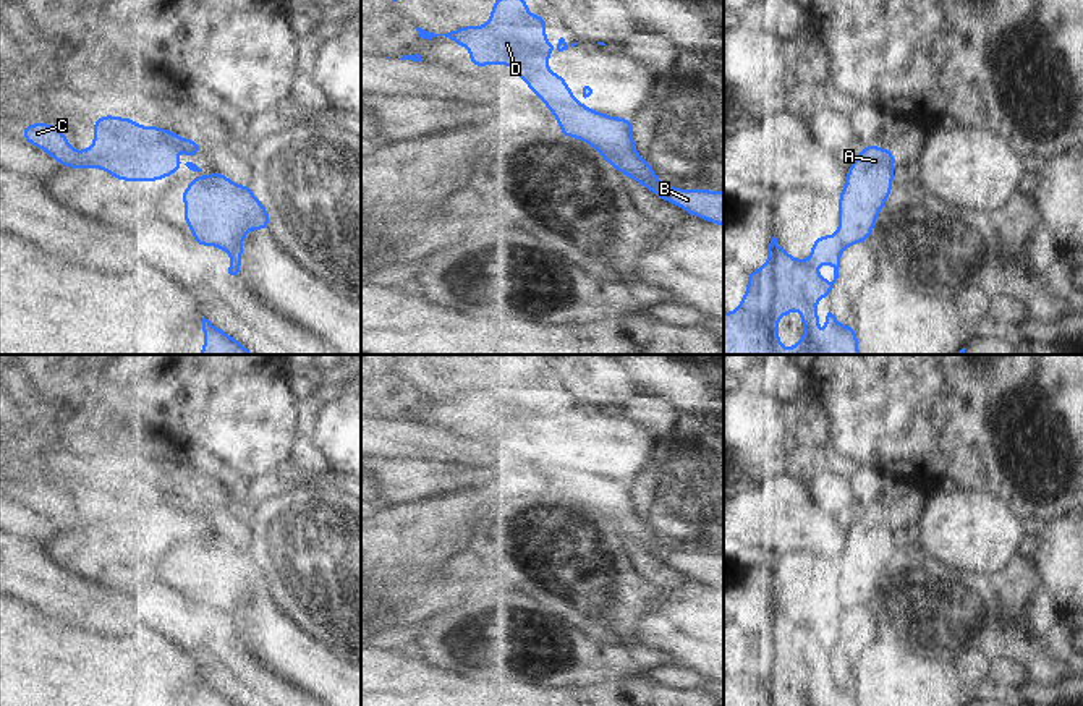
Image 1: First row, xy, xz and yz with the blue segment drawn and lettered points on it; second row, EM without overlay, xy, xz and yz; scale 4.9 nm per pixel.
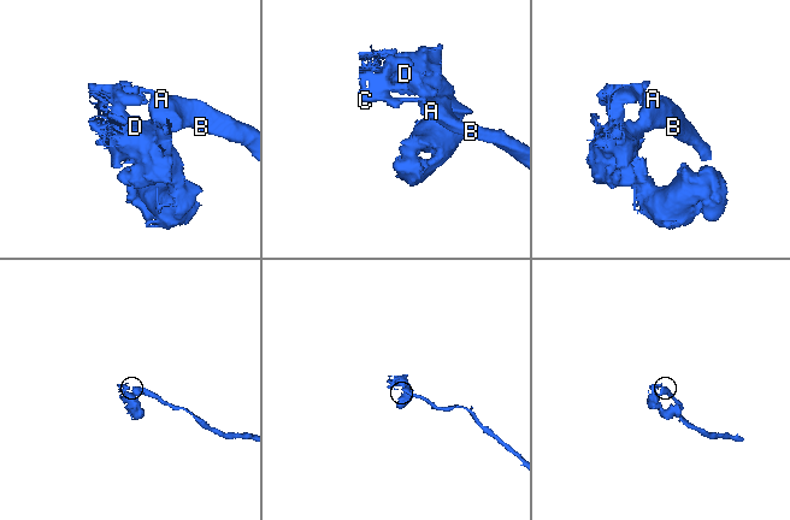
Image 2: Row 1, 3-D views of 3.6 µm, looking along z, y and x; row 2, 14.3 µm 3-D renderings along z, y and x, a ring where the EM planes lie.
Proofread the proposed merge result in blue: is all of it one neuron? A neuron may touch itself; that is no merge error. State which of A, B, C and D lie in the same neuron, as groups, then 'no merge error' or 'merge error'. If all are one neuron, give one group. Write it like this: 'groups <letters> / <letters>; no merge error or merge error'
groups A B / C D; merge error

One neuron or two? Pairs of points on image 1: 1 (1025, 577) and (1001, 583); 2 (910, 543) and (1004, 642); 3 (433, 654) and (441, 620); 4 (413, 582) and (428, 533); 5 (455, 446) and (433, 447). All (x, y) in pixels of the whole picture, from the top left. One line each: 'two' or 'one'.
1: one
2: one
3: one
4: two
5: one

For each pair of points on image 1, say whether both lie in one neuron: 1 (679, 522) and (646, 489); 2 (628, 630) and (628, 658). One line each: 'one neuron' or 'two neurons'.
1: one neuron
2: two neurons

